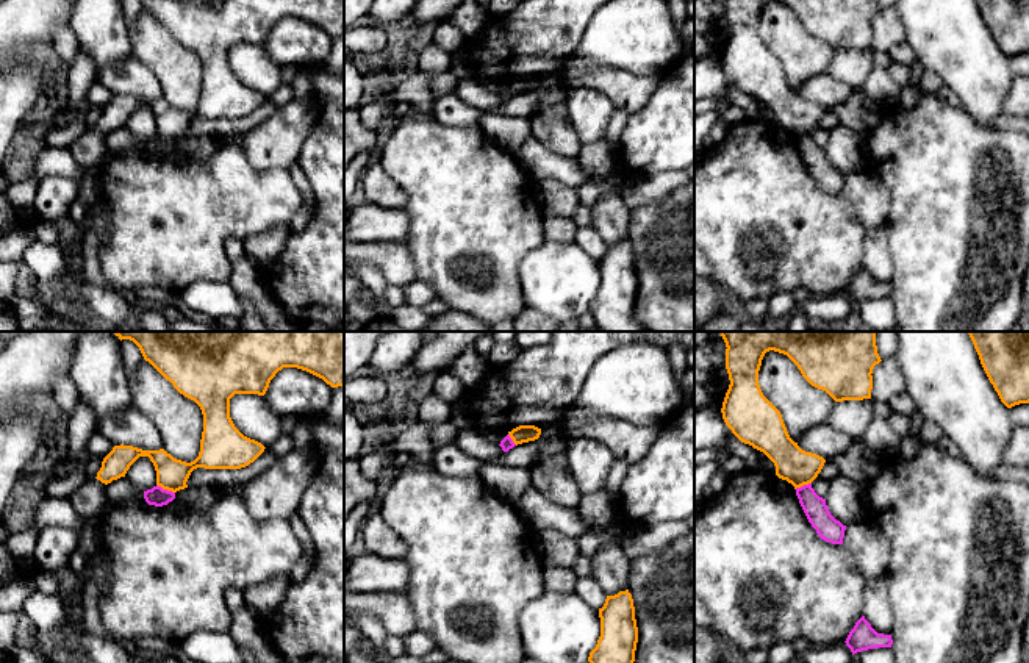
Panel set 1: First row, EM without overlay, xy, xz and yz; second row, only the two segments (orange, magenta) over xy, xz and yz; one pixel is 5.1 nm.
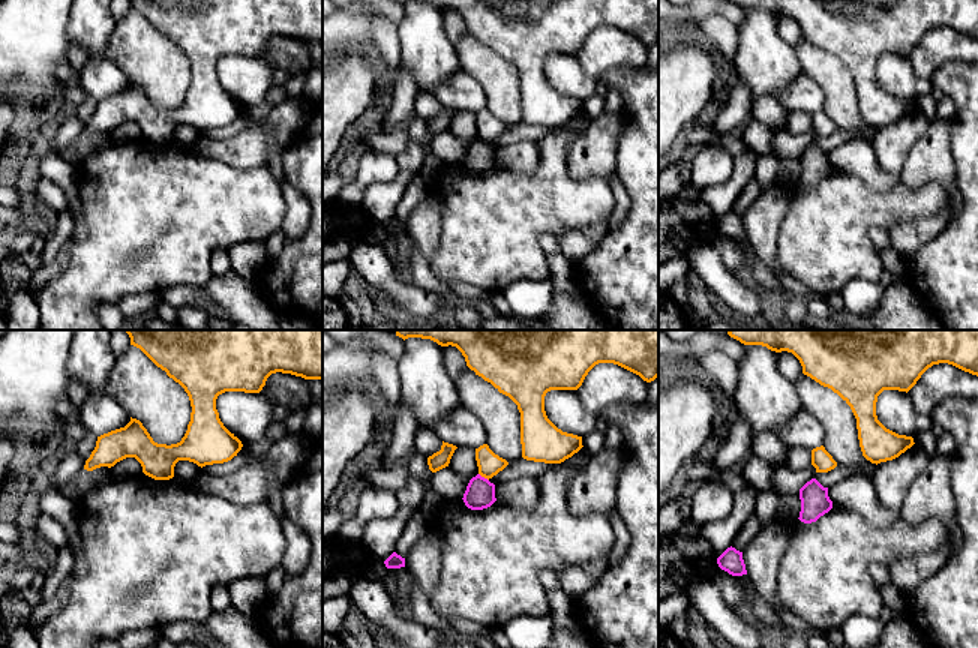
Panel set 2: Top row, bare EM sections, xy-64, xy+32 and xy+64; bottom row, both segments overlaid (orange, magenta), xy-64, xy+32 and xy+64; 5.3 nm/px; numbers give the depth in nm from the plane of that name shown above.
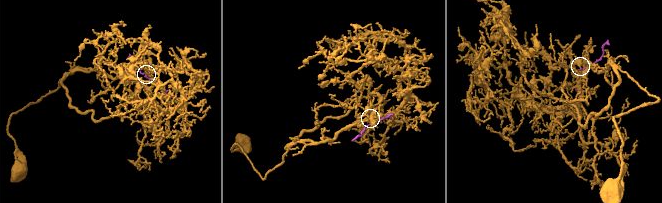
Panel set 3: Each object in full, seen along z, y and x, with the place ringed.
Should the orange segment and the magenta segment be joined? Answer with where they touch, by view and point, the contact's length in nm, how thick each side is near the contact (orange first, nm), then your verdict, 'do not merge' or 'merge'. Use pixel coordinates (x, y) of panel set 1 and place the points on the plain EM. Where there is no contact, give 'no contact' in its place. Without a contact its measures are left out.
xy (166, 138) | 110 nm | 160/100 nm | do not merge

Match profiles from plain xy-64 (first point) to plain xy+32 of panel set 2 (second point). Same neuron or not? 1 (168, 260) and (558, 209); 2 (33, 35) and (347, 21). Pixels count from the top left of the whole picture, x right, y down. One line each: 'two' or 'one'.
1: one
2: one

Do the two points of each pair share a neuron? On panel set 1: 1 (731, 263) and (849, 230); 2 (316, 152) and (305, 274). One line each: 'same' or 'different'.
1: same
2: same

